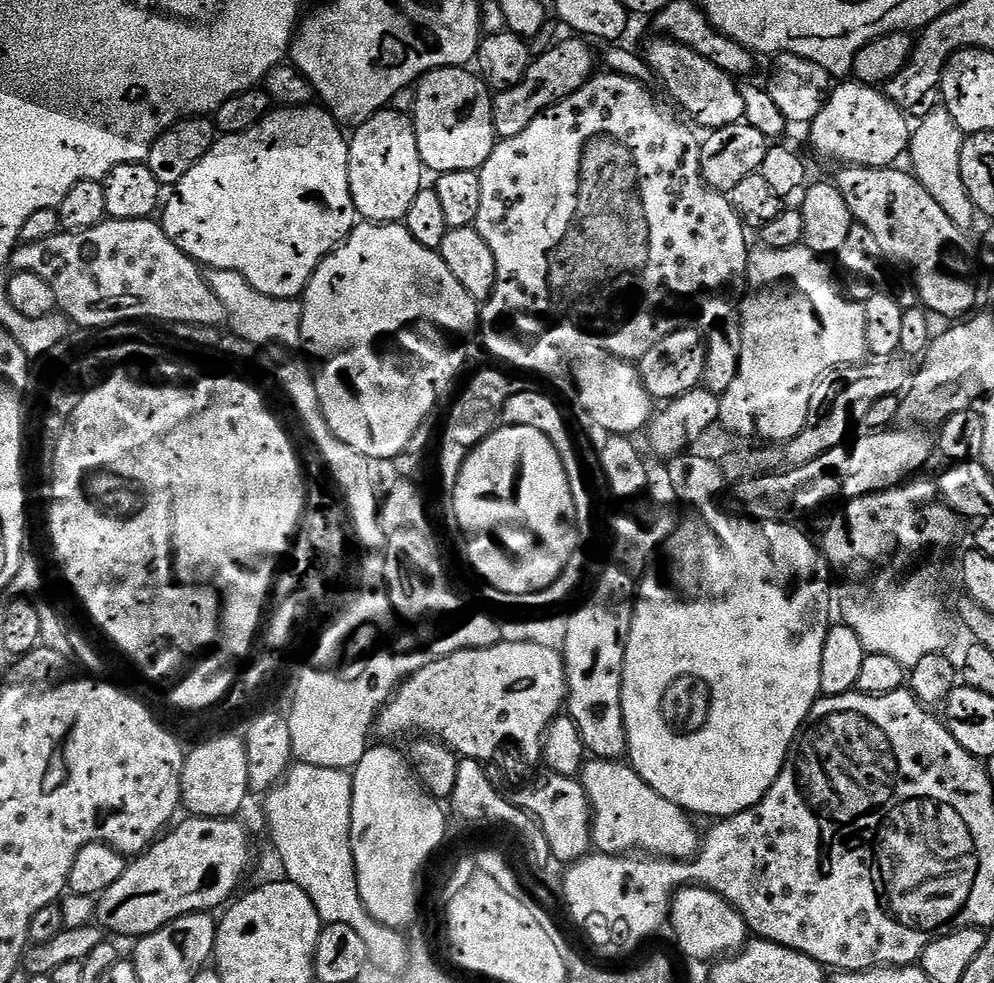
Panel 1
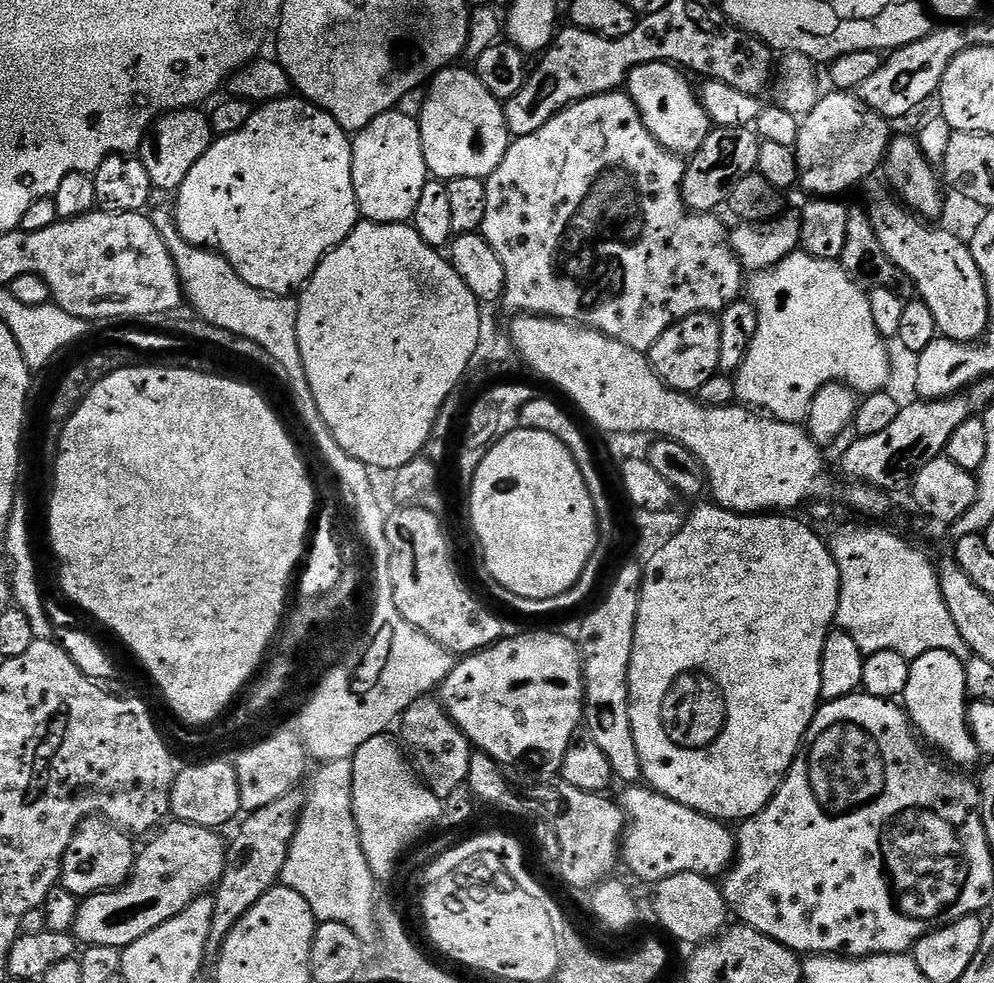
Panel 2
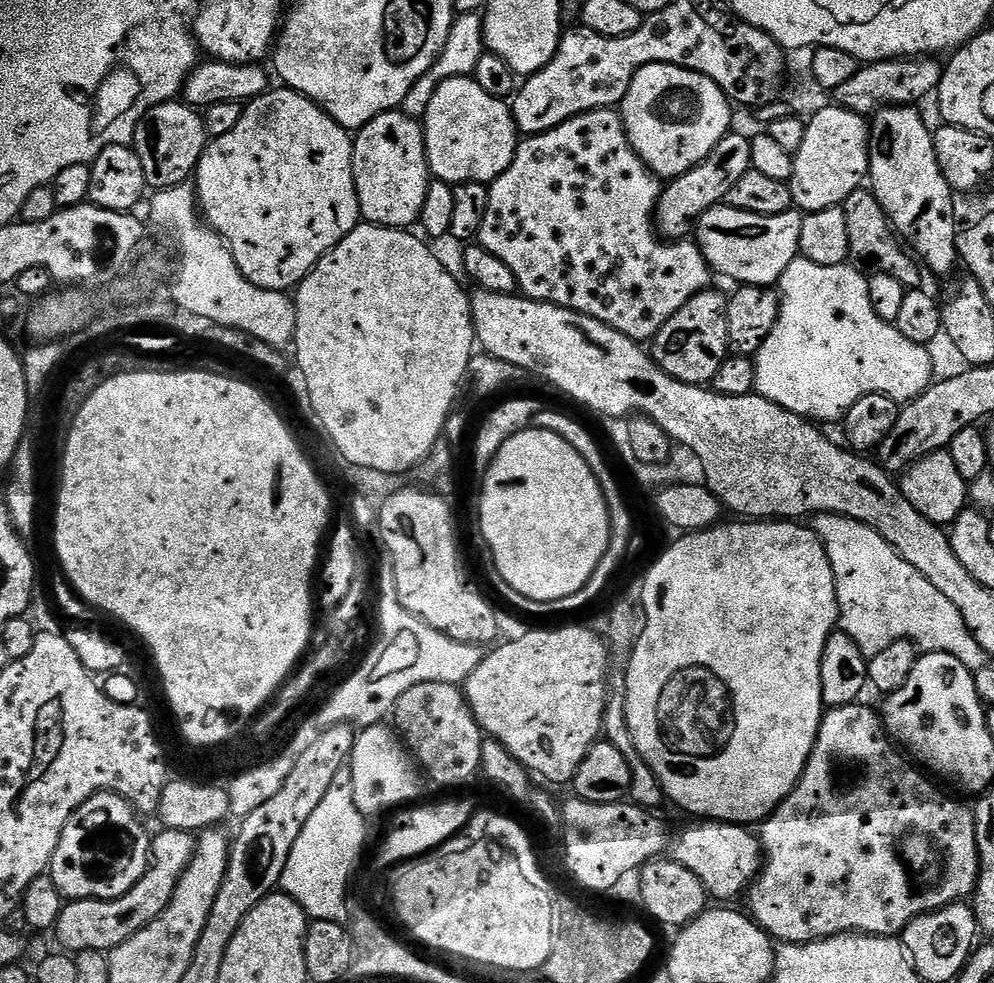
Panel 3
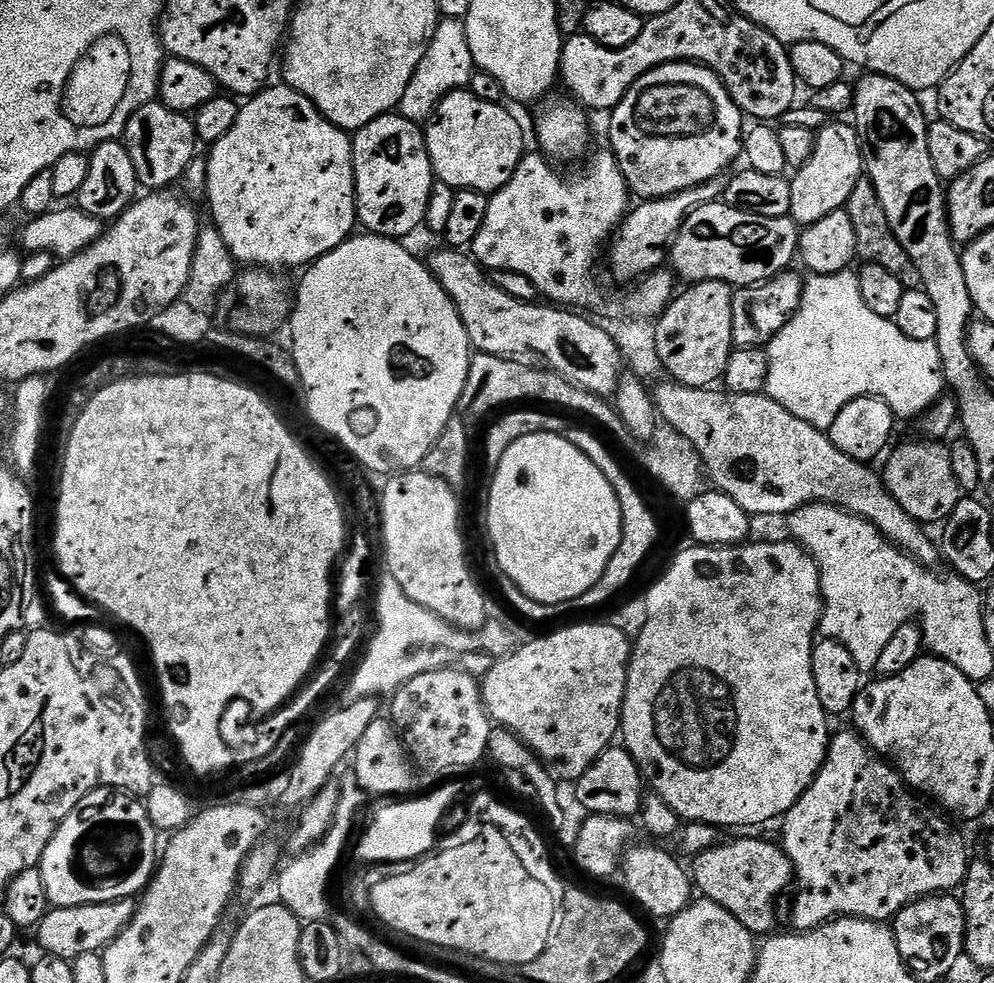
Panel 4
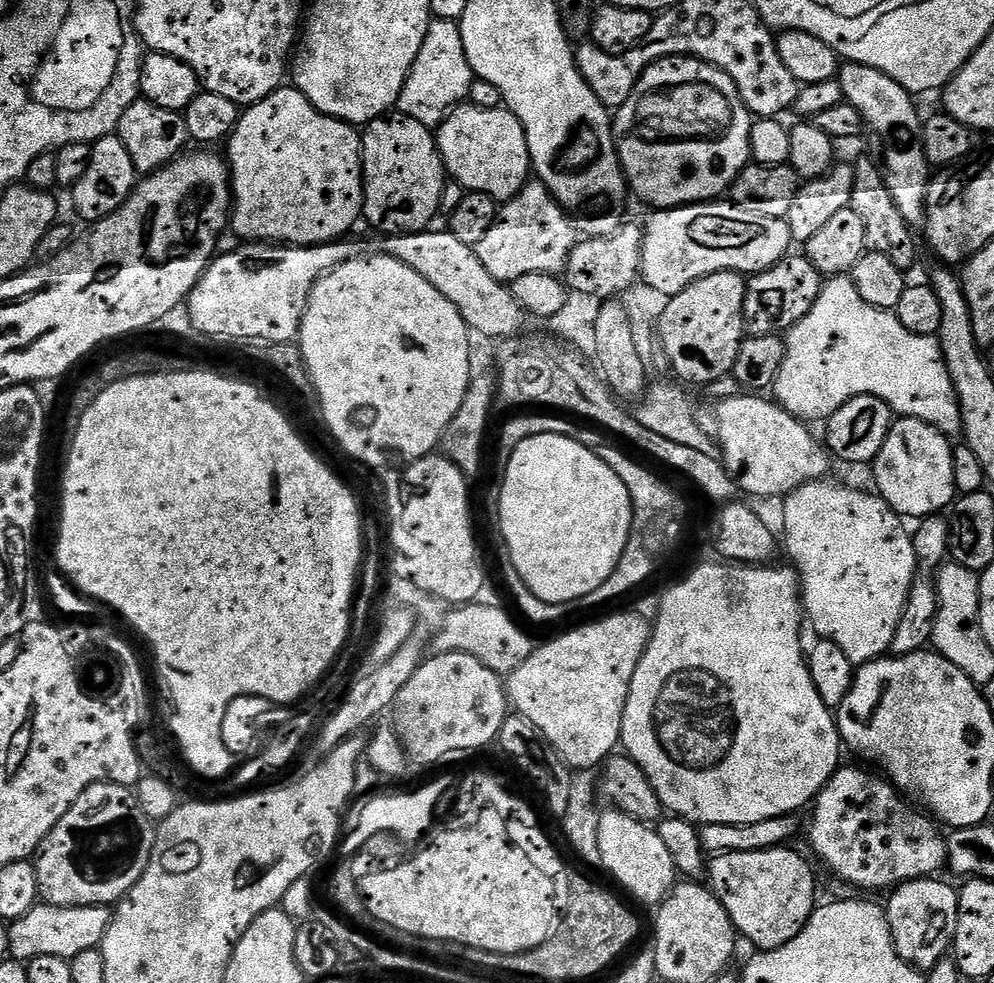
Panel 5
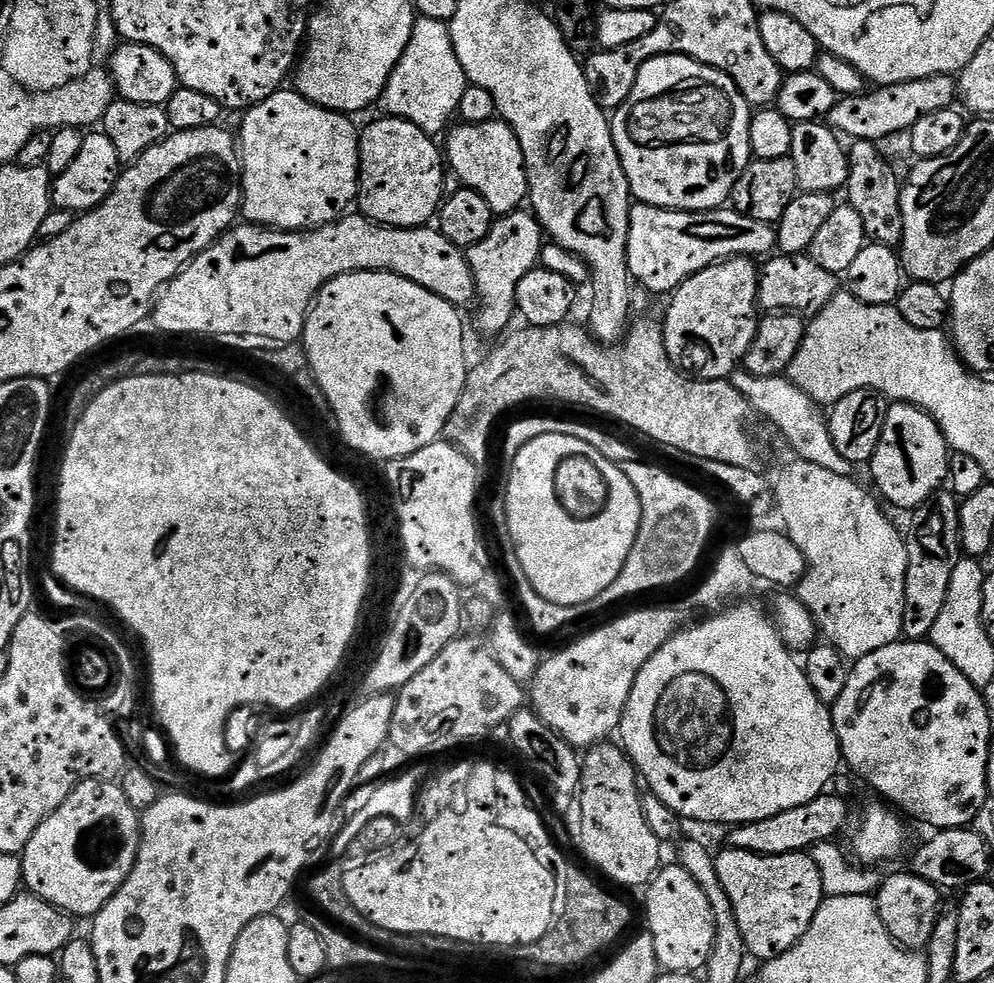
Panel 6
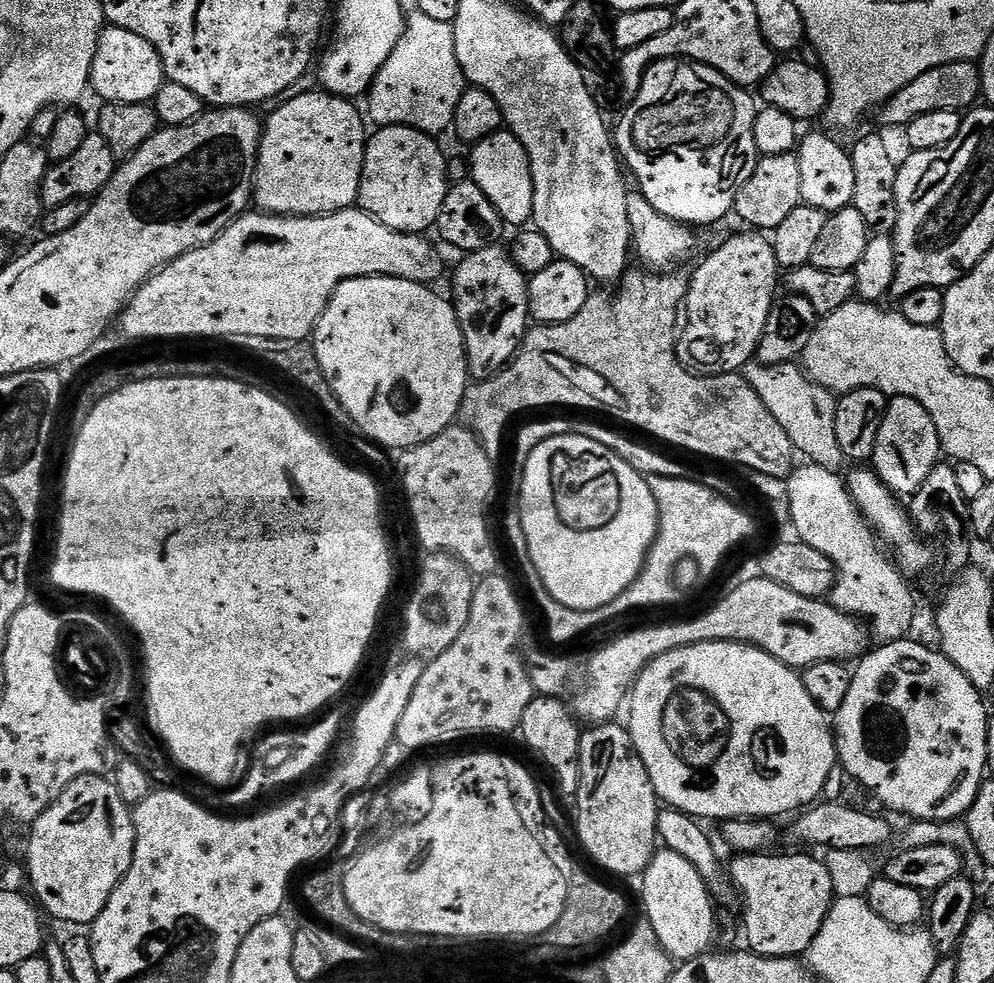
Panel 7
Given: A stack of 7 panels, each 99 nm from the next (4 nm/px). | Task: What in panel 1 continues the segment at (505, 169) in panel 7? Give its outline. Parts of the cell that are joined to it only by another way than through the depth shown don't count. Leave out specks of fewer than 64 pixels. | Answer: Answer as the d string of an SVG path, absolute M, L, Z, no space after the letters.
M439 68L428 72L415 85L414 123L418 150L425 169L433 173L450 170L477 171L490 158L498 137L492 121L493 93L475 71L463 68Z

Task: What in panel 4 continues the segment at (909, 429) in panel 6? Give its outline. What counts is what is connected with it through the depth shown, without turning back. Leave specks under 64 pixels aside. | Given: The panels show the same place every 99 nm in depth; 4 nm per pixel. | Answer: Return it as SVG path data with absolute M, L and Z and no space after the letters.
M936 438L923 439L900 444L896 449L893 447L883 461L885 464L882 475L884 485L890 490L890 494L894 494L898 506L902 506L906 514L910 514L910 518L919 520L925 526L936 523L939 525L947 520L954 506L958 506L962 489L954 478L954 466L950 466L949 445Z

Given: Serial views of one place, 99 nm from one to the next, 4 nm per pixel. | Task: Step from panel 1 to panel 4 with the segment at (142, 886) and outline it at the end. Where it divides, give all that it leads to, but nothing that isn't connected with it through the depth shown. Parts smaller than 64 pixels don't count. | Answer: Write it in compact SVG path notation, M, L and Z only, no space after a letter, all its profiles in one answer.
M135 899L115 900L105 904L87 904L73 908L52 908L38 925L40 944L43 951L50 956L57 956L63 960L78 958L78 954L103 952L114 938L127 924L138 907Z

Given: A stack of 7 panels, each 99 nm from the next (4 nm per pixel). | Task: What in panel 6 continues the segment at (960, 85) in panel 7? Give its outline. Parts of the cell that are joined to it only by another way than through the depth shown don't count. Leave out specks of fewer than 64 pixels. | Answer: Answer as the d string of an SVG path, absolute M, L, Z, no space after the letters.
M934 74L914 82L885 84L872 91L876 92L865 90L859 96L840 96L826 118L828 127L841 137L849 136L852 142L884 142L887 136L896 136L899 132L911 133L918 118L926 118L926 114L935 114L938 110L953 107L960 94L960 85L955 75Z

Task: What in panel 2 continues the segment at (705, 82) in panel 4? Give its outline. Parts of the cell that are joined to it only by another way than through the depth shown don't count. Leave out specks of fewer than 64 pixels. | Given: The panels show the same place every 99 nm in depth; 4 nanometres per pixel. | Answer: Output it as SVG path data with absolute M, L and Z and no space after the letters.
M643 64L628 76L626 91L636 104L638 114L666 150L681 158L690 158L706 142L710 131L708 114L697 89L688 85L689 77L674 64Z

